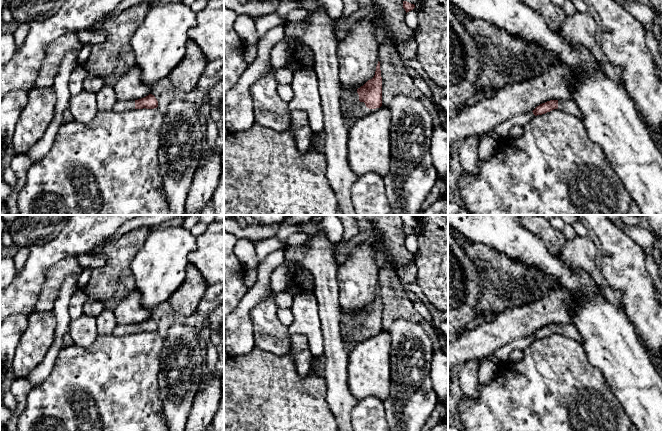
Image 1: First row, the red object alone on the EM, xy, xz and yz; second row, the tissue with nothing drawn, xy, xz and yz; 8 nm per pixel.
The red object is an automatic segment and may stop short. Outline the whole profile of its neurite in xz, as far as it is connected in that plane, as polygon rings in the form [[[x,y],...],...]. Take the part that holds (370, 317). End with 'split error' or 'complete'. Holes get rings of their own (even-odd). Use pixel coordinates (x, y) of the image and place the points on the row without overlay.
[[[380,286],[375,299],[356,315],[350,315],[341,309],[341,336],[344,348],[353,348],[356,344],[377,335],[382,330],[382,301]]] | split error

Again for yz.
[[[573,323],[550,324],[537,330],[532,336],[535,340],[542,339],[554,333],[559,333],[567,338],[573,339],[582,344],[582,336]]] | split error

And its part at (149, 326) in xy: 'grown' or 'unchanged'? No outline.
grown

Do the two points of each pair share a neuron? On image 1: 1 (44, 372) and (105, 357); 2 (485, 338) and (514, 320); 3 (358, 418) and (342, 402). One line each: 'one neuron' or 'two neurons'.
1: two neurons
2: one neuron
3: two neurons

